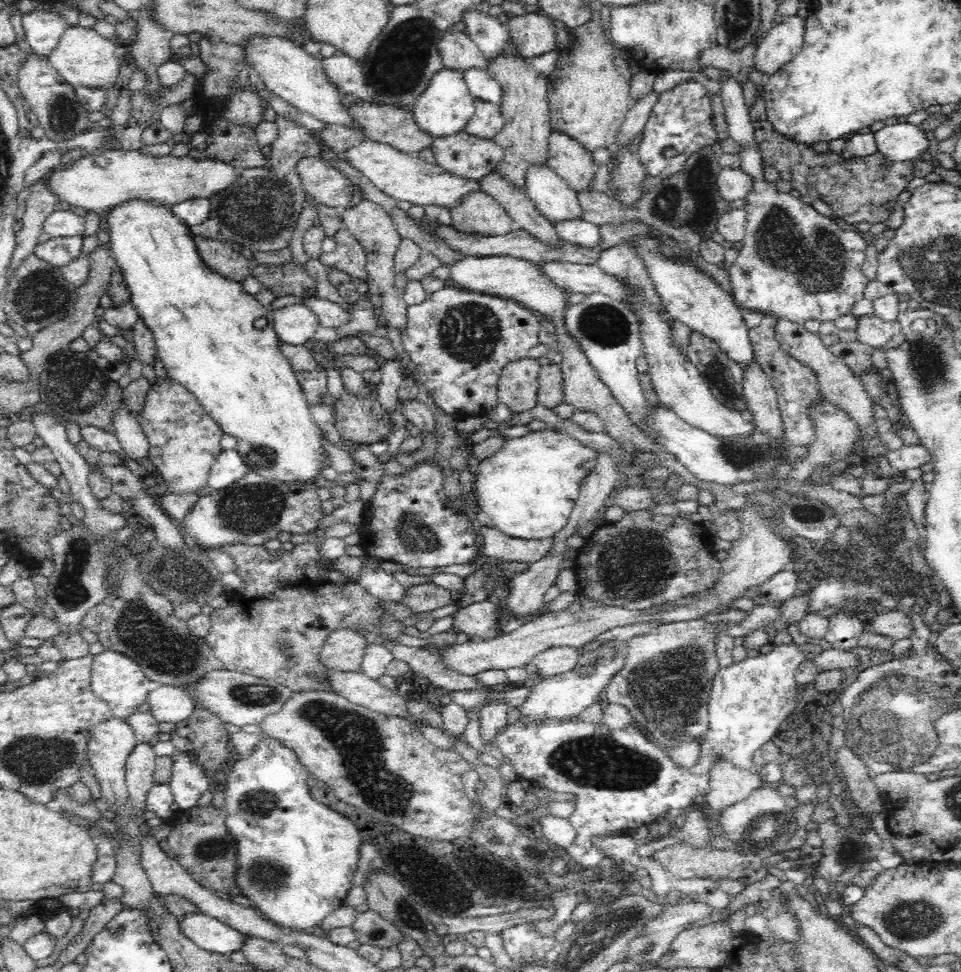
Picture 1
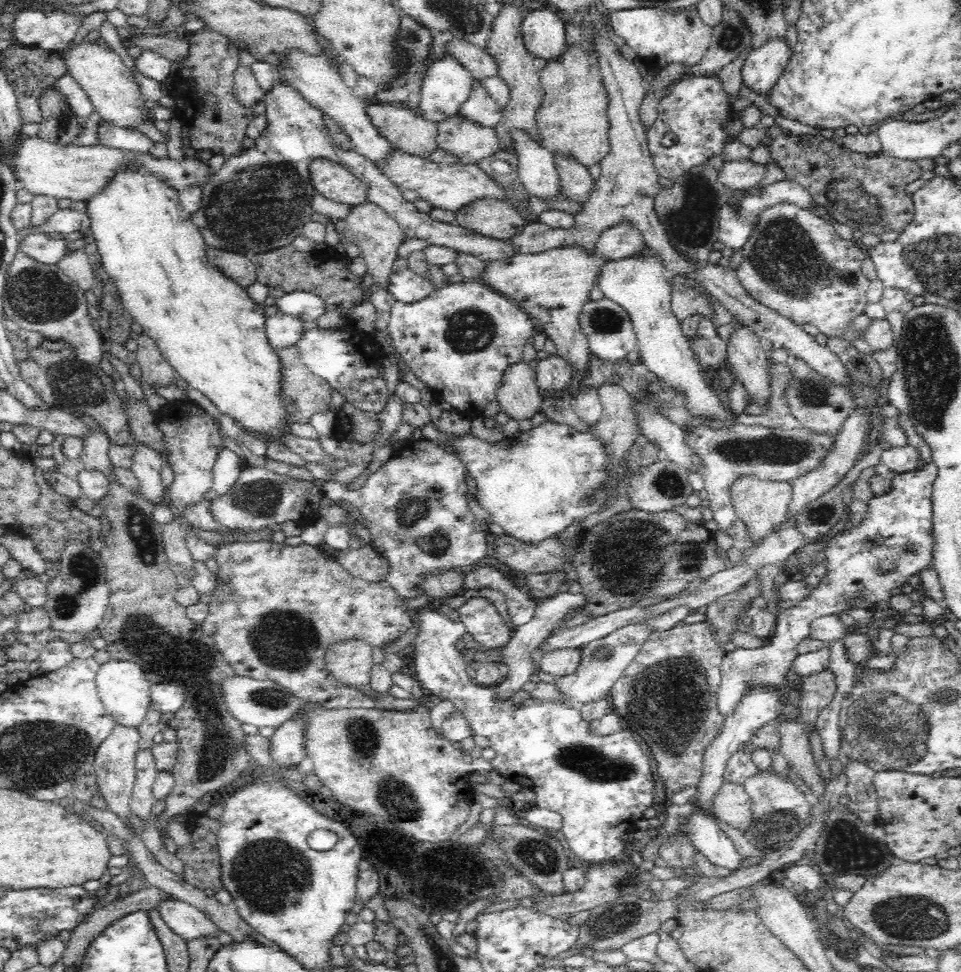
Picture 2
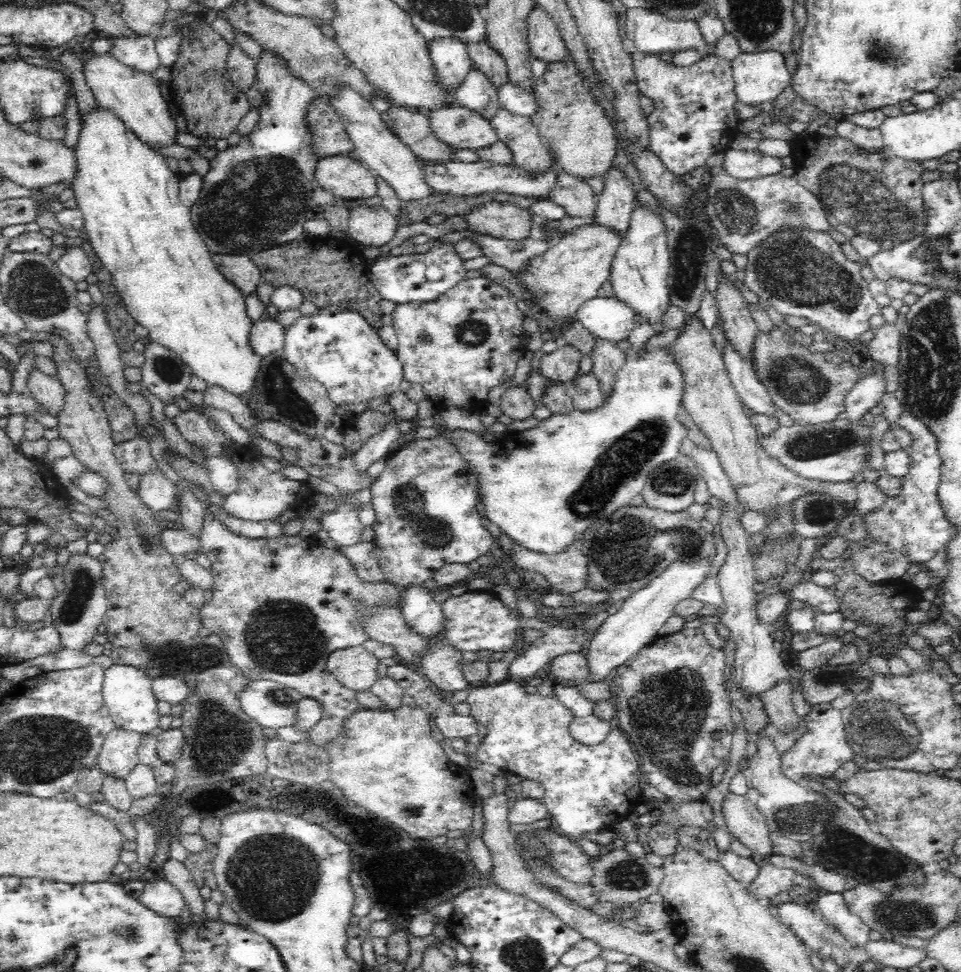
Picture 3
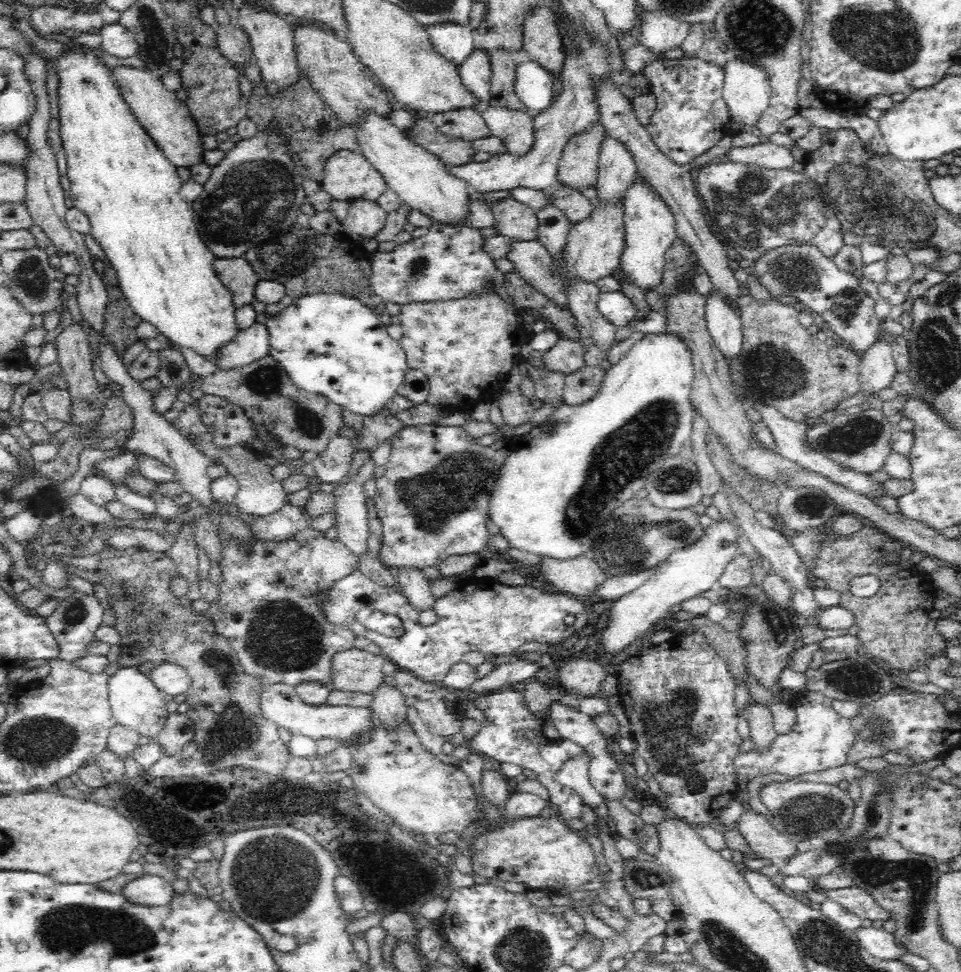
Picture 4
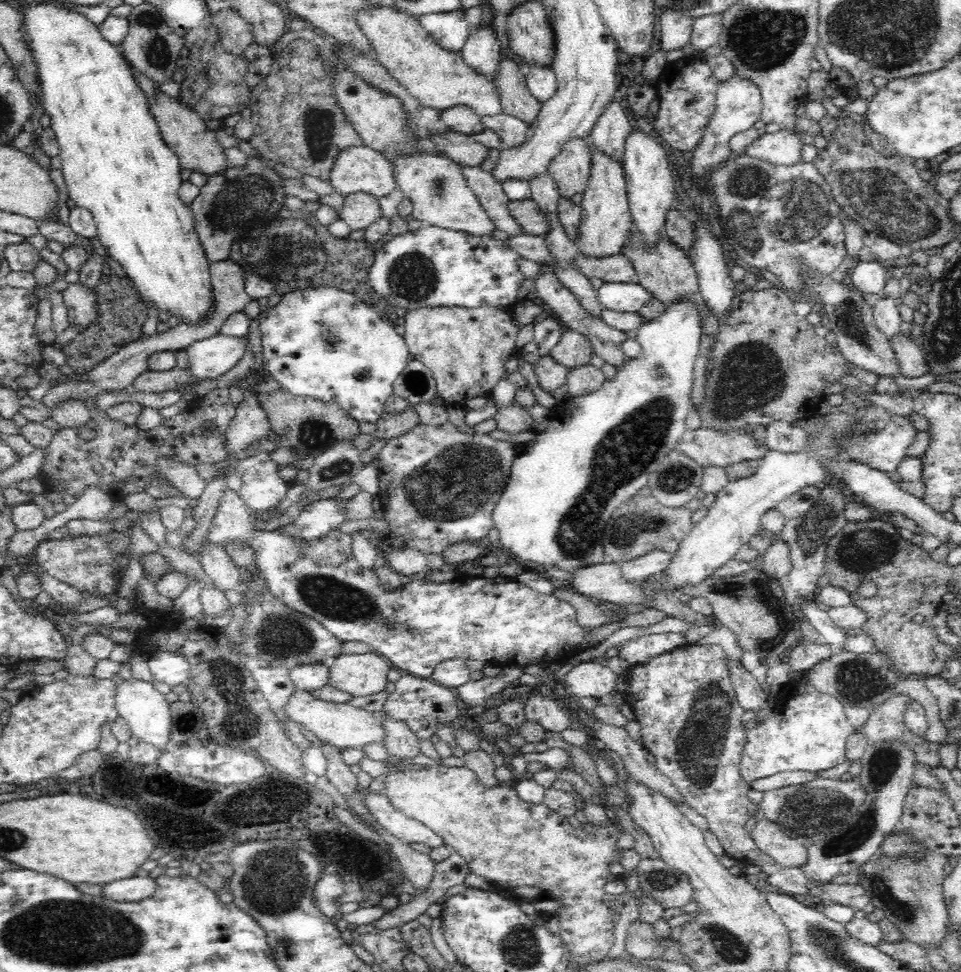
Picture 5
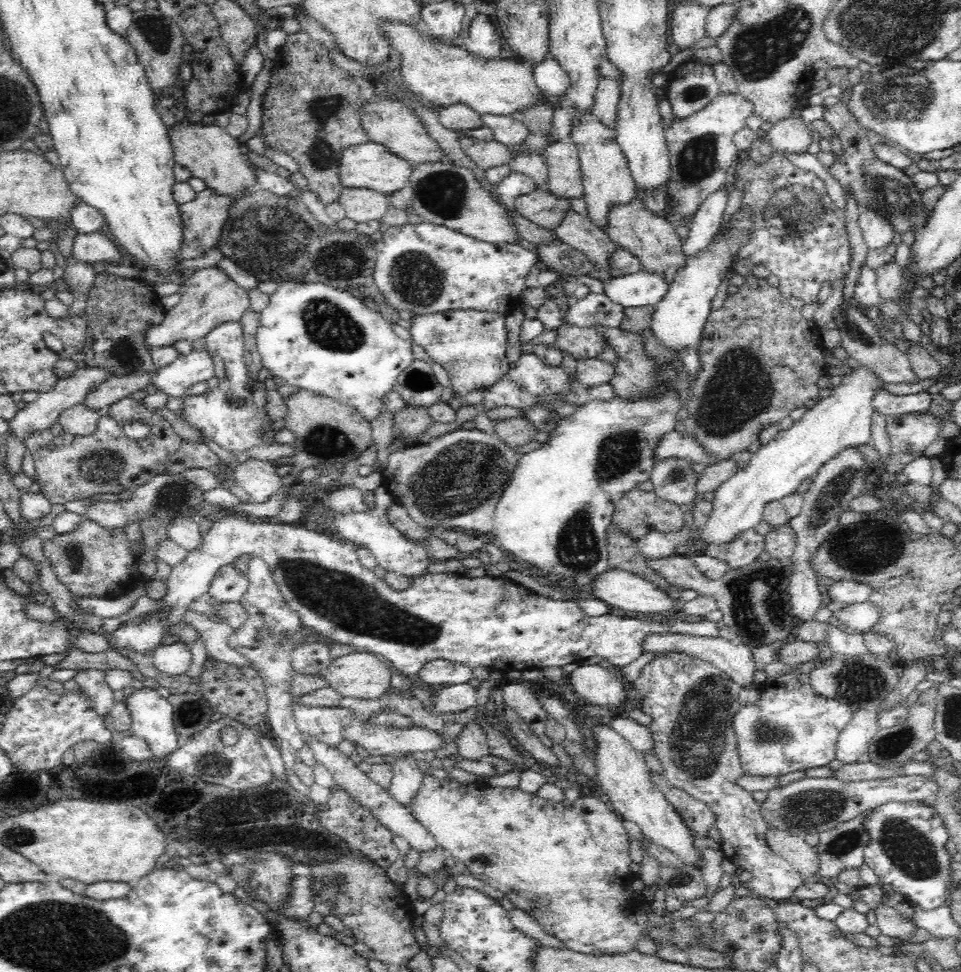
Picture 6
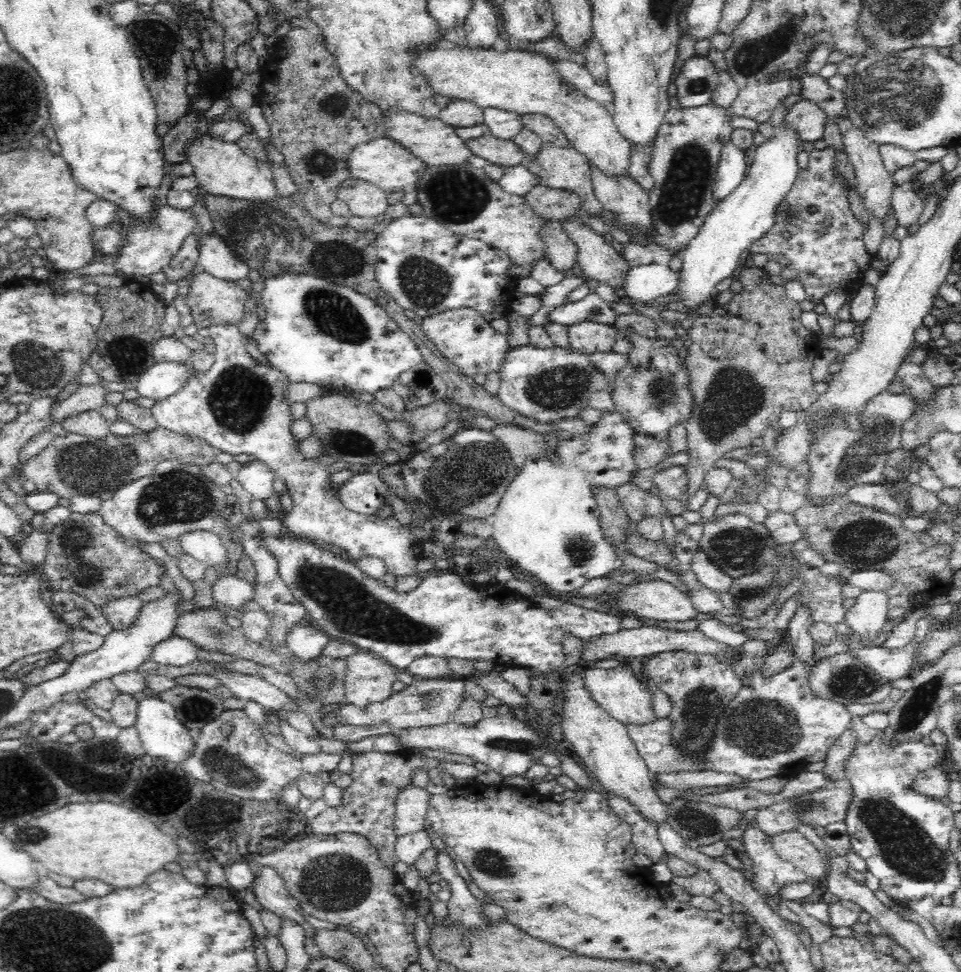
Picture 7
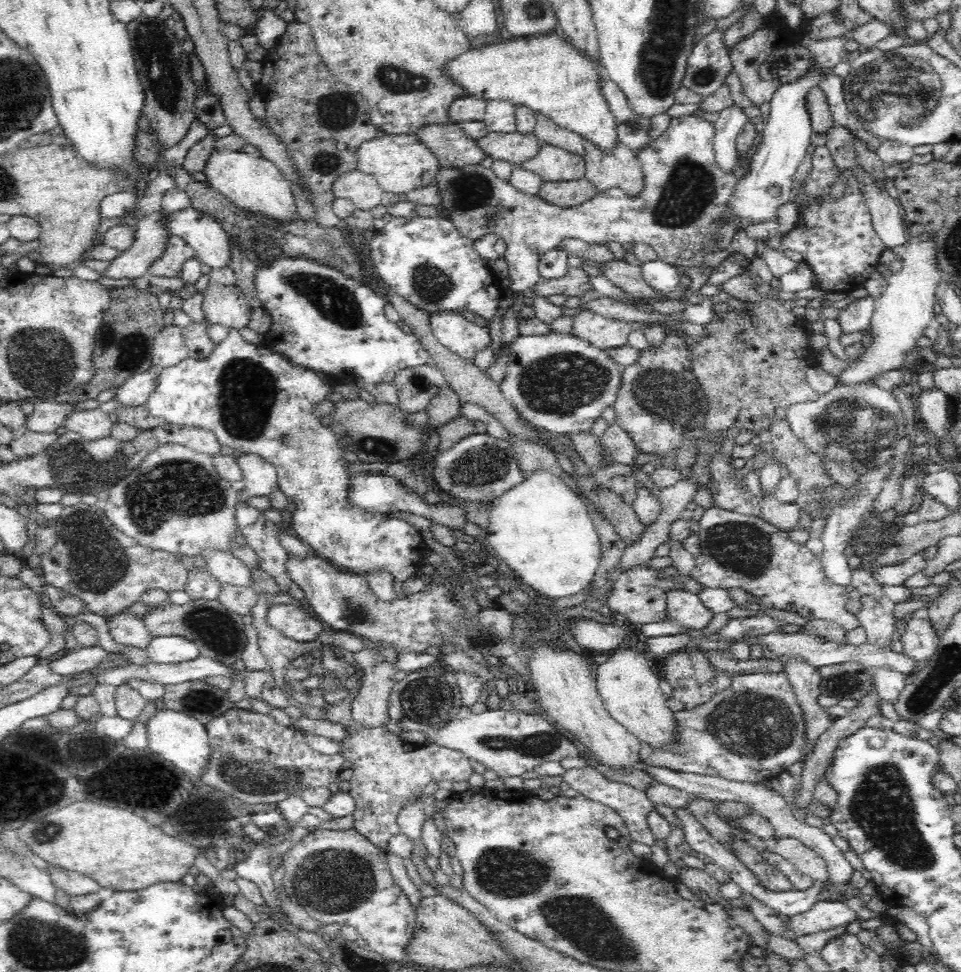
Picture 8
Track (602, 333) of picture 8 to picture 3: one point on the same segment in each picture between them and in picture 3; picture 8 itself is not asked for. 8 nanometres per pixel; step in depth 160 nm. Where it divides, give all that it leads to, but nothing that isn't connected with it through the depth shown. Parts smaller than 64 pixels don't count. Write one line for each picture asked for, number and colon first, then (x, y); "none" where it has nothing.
3: (563, 364)
4: (567, 356)
5: (573, 350)
6: (582, 343)
7: (588, 337)

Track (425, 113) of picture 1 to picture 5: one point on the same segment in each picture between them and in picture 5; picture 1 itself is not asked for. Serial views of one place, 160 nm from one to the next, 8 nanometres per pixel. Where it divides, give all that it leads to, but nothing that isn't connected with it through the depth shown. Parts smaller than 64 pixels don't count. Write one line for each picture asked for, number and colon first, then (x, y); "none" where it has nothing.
2: (446, 85)
3: (450, 60)
4: (454, 42)
5: (450, 30)

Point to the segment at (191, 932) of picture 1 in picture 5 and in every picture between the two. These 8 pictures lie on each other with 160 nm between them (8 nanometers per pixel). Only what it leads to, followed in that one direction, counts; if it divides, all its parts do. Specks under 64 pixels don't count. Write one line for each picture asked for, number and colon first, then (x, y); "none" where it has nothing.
2: (188, 921)
3: (160, 895)
4: (148, 890)
5: (128, 889)

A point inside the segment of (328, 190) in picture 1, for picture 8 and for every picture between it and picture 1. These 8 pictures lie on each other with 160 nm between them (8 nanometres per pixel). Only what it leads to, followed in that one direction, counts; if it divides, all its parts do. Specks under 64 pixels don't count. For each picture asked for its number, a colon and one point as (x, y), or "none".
2: (335, 182)
3: (347, 180)
4: (348, 176)
5: (356, 169)
6: (370, 165)
7: (382, 162)
8: (400, 163)

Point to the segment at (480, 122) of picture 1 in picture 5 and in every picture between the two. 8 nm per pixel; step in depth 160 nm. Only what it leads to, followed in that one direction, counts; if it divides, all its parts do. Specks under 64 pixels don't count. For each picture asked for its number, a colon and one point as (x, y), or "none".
2: (481, 108)
3: (477, 93)
4: (475, 72)
5: (483, 50)

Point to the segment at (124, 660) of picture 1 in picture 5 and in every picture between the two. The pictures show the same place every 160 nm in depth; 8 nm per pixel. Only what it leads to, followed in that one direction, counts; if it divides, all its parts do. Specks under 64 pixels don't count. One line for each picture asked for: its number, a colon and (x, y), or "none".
2: (125, 691)
3: (127, 691)
4: (137, 703)
5: (147, 712)

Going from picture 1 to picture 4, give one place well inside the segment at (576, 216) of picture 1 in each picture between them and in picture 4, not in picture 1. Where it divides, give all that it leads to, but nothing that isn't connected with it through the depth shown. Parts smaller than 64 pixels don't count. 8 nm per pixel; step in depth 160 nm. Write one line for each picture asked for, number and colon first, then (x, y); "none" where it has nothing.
2: (537, 172)
3: (529, 153)
4: (516, 128)

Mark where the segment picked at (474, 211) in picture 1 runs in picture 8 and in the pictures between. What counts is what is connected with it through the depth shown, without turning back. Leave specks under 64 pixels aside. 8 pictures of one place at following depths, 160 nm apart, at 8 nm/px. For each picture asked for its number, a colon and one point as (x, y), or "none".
2: (497, 219)
3: (506, 221)
4: (515, 221)
5: (532, 221)
6: (544, 209)
7: (549, 204)
8: (569, 193)

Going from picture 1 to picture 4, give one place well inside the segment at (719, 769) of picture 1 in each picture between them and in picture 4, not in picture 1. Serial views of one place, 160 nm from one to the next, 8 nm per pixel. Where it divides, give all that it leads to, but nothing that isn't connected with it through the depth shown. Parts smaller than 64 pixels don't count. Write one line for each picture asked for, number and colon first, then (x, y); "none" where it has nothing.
2: (731, 804)
3: (743, 820)
4: (755, 827)

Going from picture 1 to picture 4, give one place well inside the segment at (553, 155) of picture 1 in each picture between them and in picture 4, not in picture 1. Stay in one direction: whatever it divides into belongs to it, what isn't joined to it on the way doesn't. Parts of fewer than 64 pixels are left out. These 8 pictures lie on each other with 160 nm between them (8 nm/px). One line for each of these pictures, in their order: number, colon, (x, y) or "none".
2: (577, 184)
3: (573, 194)
4: (576, 207)

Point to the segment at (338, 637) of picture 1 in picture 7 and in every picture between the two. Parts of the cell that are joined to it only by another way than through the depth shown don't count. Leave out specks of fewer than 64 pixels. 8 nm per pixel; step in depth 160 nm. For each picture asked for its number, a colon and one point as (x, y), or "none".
2: (349, 661)
3: (355, 667)
4: (354, 670)
5: (360, 674)
6: (360, 675)
7: (368, 680)

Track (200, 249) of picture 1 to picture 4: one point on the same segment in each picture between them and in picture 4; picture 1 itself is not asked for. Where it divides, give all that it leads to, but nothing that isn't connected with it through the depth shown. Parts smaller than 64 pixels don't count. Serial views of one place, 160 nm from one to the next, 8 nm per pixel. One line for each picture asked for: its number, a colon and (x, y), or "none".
2: (239, 268)
3: (240, 270)
4: (237, 274)

